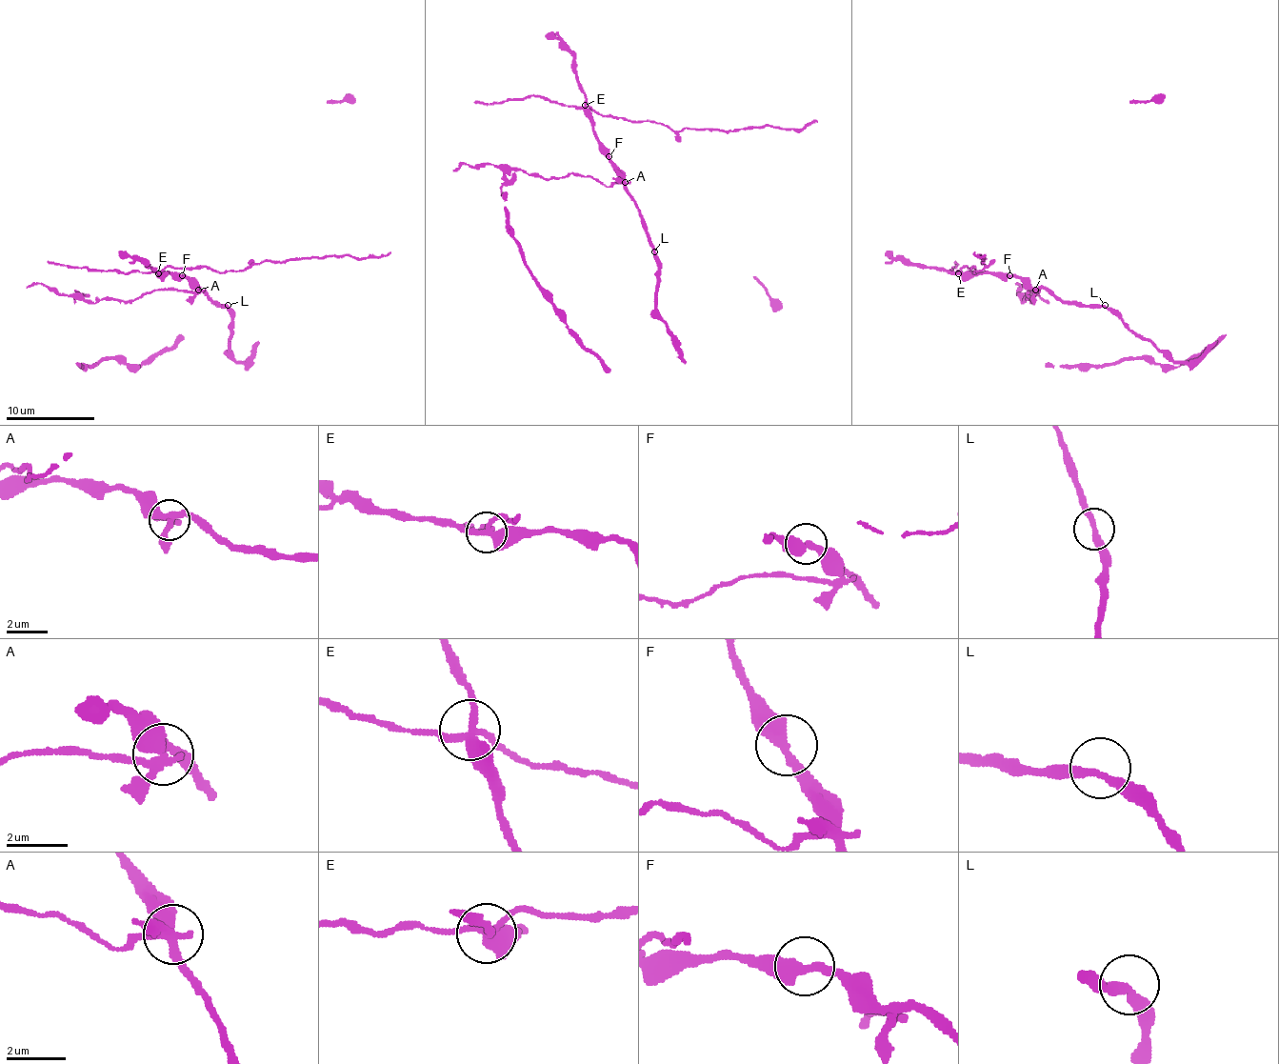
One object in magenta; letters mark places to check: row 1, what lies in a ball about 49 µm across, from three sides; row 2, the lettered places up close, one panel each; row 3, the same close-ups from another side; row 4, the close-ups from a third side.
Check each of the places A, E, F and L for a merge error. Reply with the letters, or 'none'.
A, E

